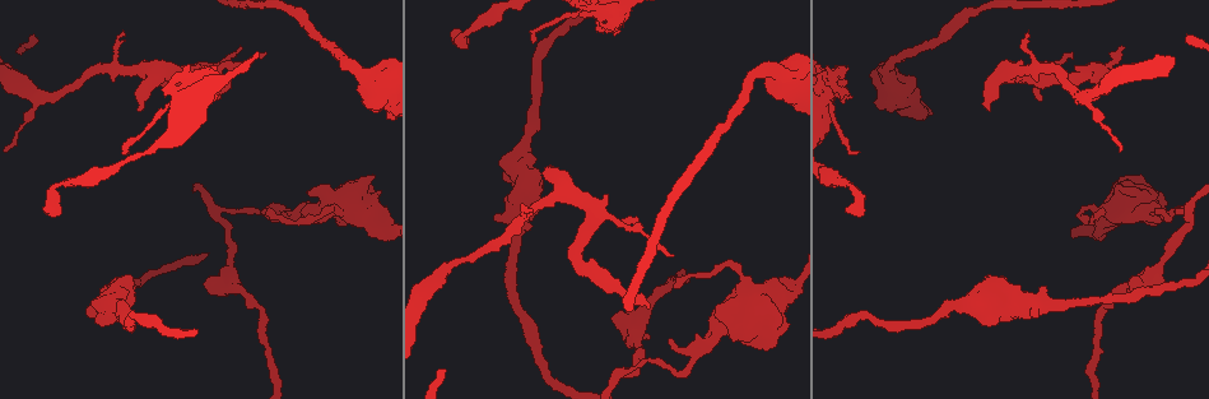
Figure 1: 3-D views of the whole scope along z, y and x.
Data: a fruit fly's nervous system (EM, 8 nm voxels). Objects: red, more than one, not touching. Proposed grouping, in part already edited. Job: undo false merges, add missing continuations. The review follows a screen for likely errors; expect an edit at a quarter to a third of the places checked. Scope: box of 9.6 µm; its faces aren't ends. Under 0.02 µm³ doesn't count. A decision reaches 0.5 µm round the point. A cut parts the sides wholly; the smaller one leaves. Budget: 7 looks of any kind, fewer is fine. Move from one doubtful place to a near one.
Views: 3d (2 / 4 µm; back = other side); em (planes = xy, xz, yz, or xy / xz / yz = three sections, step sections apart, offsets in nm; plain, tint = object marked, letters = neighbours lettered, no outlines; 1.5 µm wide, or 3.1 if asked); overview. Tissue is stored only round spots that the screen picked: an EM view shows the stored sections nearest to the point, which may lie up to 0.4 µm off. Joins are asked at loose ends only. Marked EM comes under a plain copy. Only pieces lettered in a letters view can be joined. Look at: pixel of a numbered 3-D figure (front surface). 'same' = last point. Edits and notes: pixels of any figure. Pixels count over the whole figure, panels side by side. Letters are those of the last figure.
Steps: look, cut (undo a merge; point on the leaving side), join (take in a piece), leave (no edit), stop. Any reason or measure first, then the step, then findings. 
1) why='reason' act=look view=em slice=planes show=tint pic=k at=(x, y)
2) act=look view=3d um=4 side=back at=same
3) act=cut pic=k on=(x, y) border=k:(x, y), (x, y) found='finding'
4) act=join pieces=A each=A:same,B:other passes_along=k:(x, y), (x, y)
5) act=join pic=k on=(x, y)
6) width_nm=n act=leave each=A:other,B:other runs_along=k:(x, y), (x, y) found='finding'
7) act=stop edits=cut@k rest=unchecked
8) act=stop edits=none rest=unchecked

why='thin end' act=look view=em slice=xz step=8 show=letters pic=1 at=(533, 211)

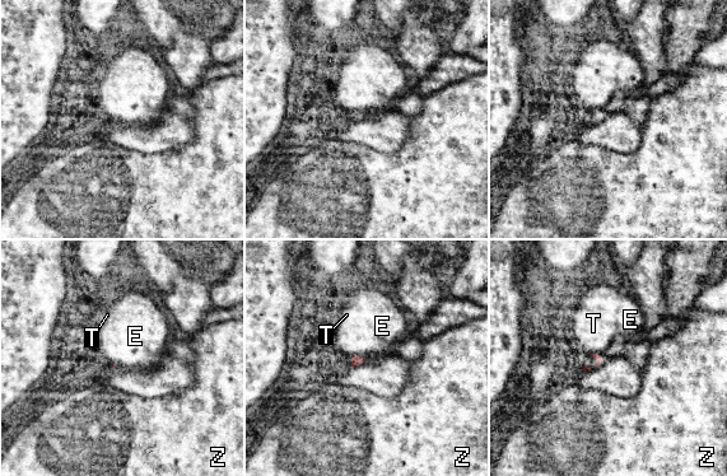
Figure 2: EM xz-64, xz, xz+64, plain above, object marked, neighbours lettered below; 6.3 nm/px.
act=look view=em slice=planes show=letters at=same

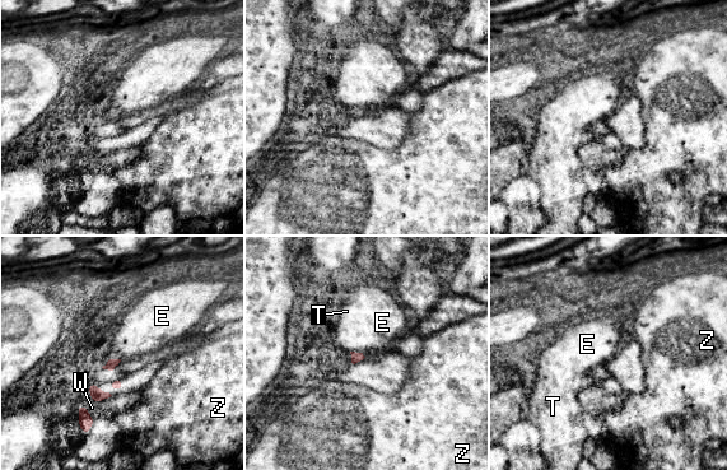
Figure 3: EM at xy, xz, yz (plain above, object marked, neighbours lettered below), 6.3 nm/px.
longest_contact=W:120nm act=leave each=E:other,T:other,W:other,Z:other found='none of them fits'

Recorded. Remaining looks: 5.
why='thin neck' act=look view=3d um=4 pic=1 at=(853, 186)

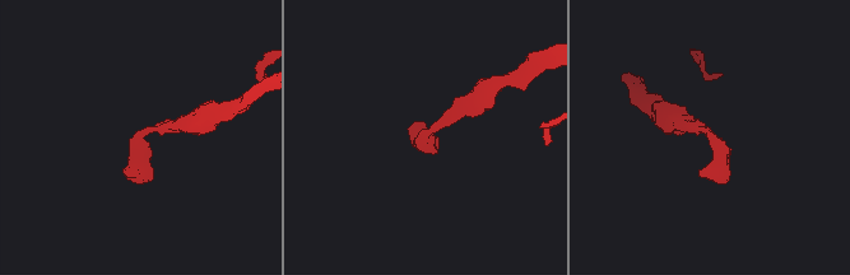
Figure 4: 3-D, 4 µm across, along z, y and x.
why='shape alone is not enough' act=look view=em slice=planes show=tint pic=4 at=(145, 132)

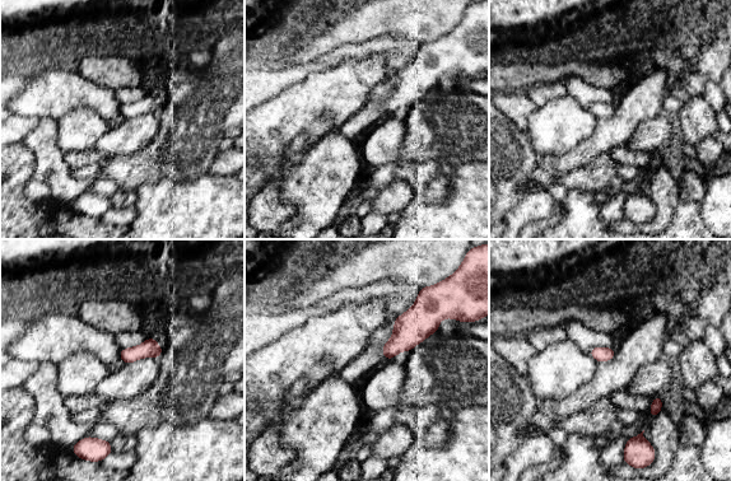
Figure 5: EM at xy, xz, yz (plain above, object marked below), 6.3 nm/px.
act=look view=em slice=planes show=letters at=same

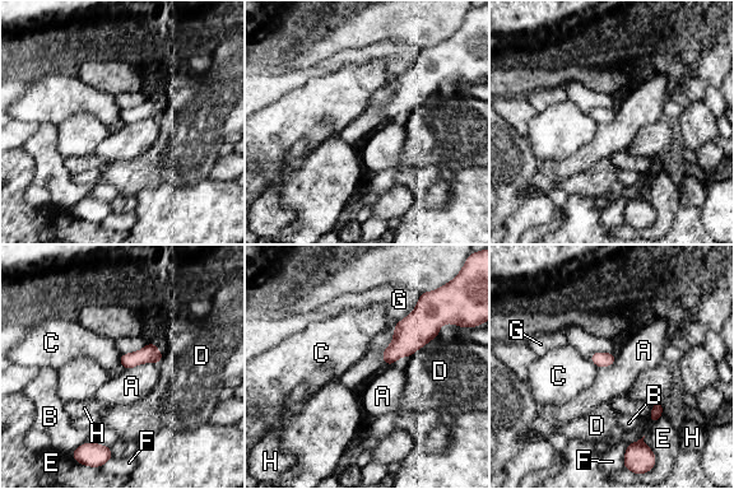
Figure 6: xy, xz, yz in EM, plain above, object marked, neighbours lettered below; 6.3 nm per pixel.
width_nm=40 act=leave each=A:other,B:other,C:other,D:other,E:other,F:other,G:other,H:other found='continuous, no second neuron'

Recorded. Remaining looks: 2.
why='stops while still wide' act=look view=em slice=planes show=letters pic=1 at=(1034, 316)

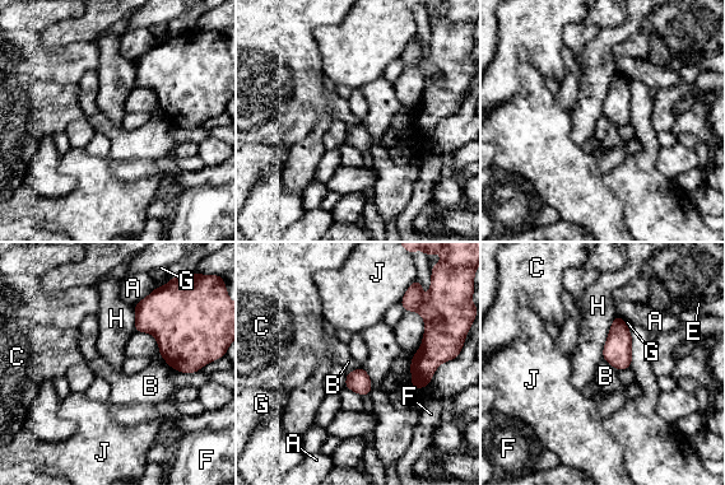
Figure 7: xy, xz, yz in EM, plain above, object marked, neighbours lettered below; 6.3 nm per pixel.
act=leave each=A:other,B:other,C:other,E:other,F:other,G:other,H:other,J:other border=7:(362, 365), (347, 373) found='no lettered piece goes on from it'

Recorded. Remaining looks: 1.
act=stop edits=none rest=unchecked

